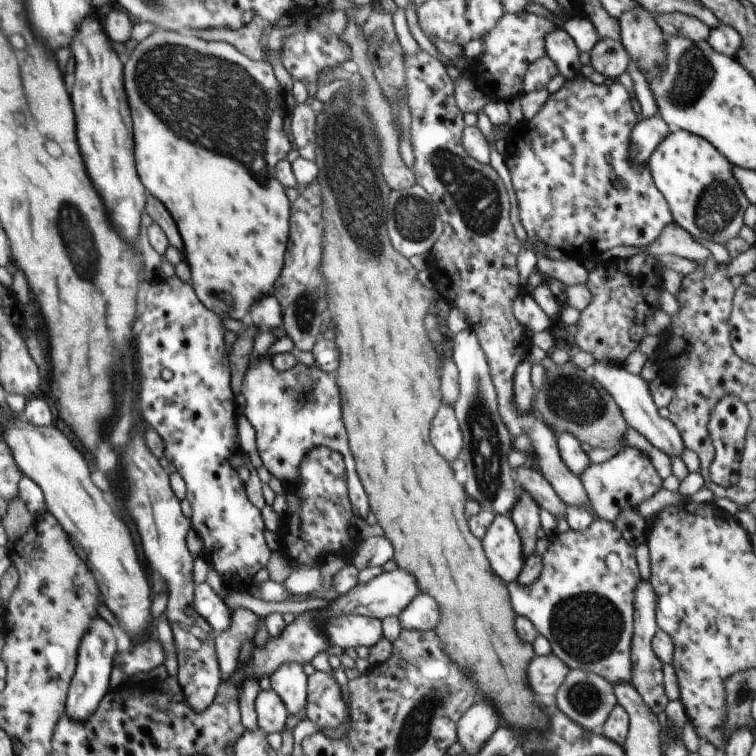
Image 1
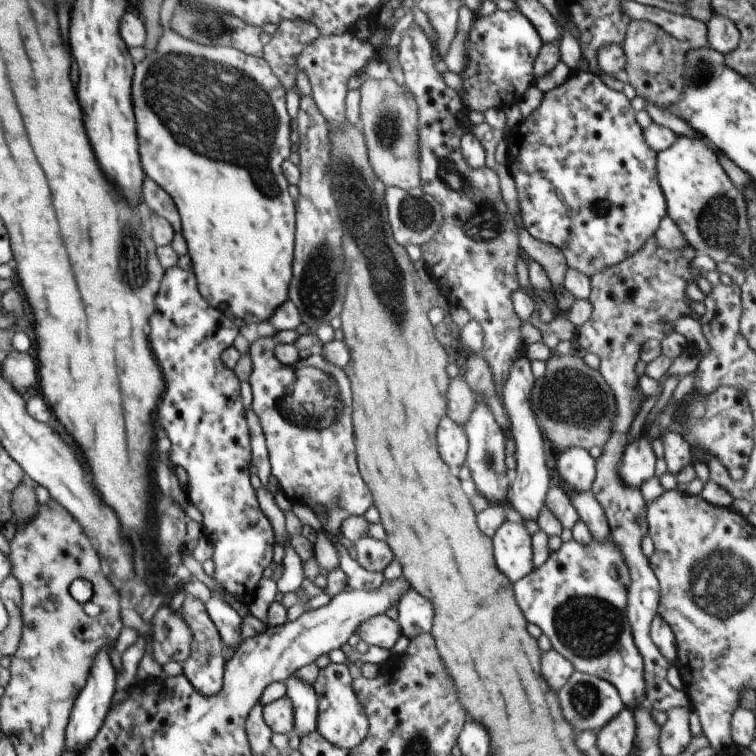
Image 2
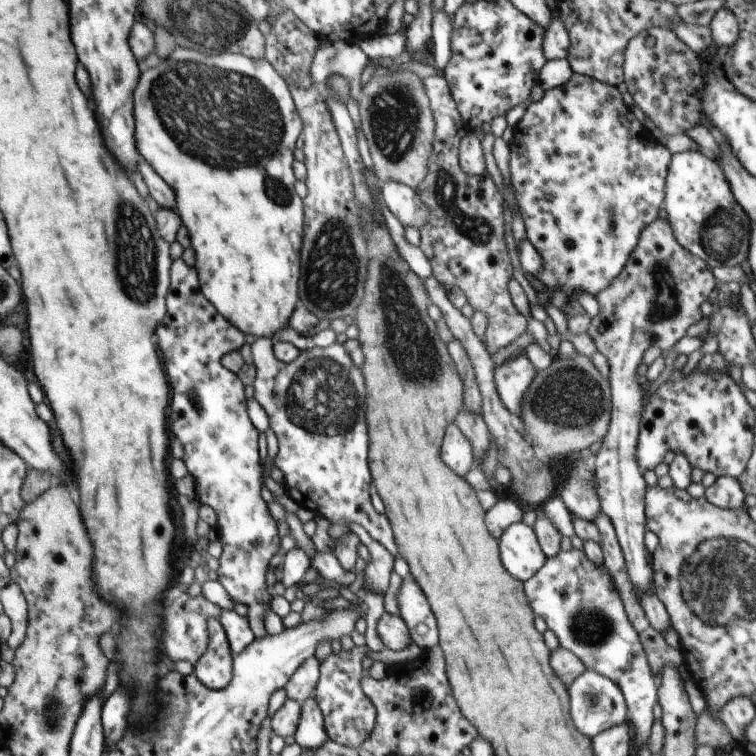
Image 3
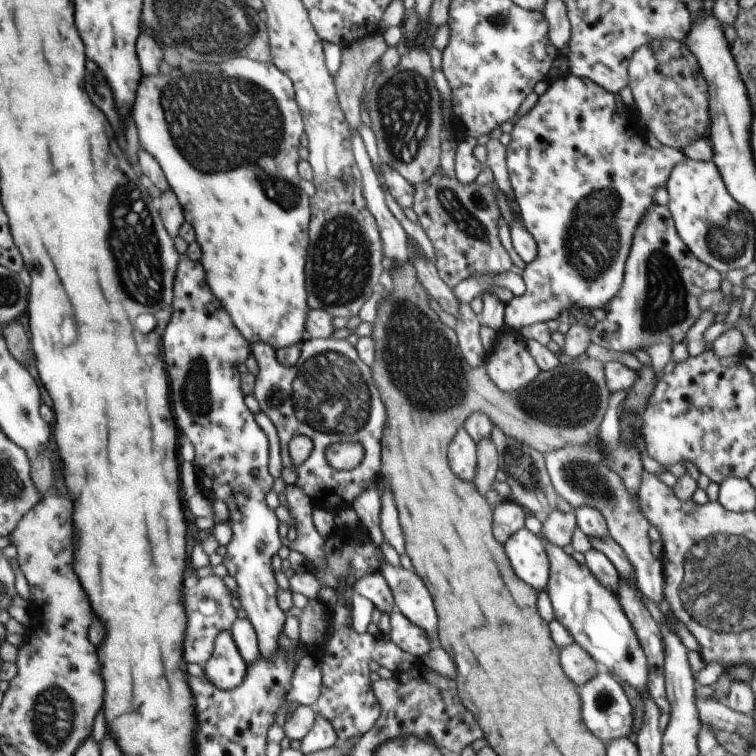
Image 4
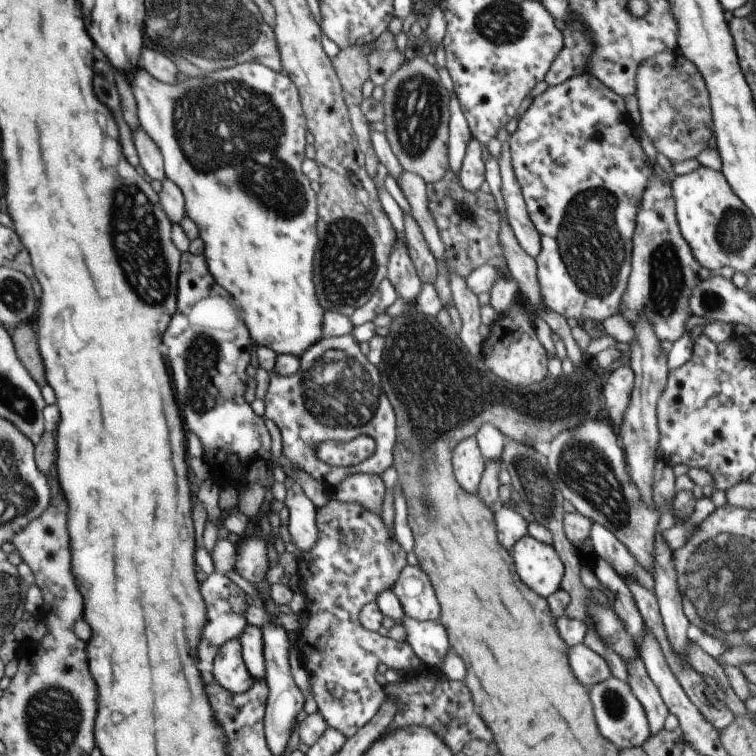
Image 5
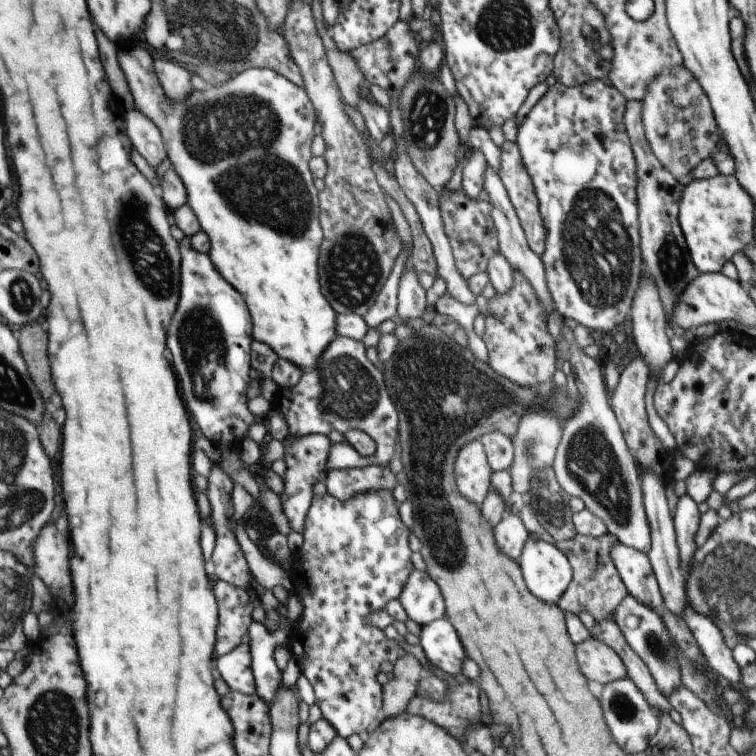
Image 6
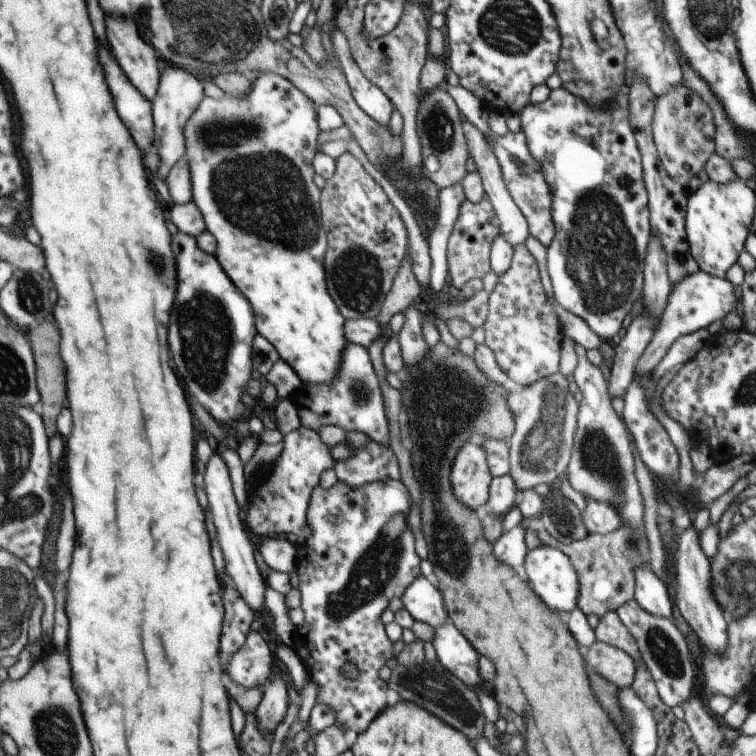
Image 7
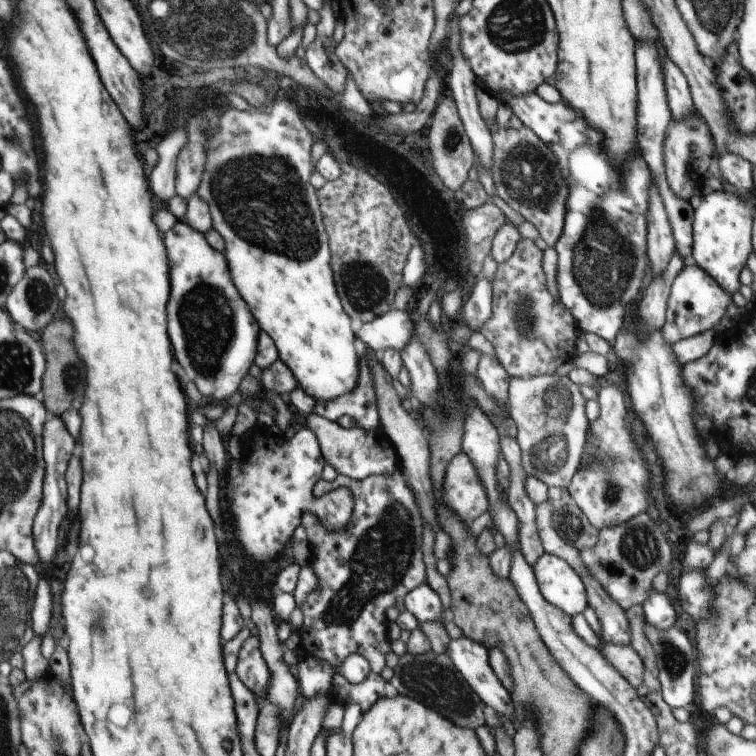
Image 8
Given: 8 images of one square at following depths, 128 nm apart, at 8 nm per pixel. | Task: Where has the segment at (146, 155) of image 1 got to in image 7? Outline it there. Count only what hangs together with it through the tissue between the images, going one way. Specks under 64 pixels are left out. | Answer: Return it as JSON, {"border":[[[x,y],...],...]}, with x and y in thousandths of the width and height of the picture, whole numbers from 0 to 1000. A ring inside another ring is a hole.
{"border":[[[140,21],[140,48],[167,103],[193,132],[201,135],[208,130],[212,101],[204,63],[183,48],[180,32],[161,21]],[[353,95],[335,107],[323,130],[310,130],[302,123],[291,132],[272,127],[243,167],[243,208],[251,217],[254,266],[267,280],[274,306],[286,315],[283,337],[332,402],[340,439],[362,458],[370,475],[389,488],[401,508],[439,505],[450,489],[452,466],[462,454],[455,442],[458,422],[442,405],[431,381],[429,333],[433,323],[423,286],[425,251],[413,238],[414,209],[425,173],[418,143],[386,108]]]}

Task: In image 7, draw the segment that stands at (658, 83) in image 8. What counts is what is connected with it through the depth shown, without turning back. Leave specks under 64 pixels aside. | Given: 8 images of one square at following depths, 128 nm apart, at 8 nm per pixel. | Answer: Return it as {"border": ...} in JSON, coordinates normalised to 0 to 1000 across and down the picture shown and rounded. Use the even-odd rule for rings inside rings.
{"border":[[[839,103],[839,108],[829,116],[832,123],[832,159],[849,206],[852,243],[857,254],[857,278],[860,278],[861,312],[868,312],[878,323],[884,365],[889,376],[905,370],[907,365],[925,357],[923,348],[915,339],[907,310],[907,272],[910,272],[909,249],[884,233],[881,224],[870,206],[870,198],[862,177],[862,153],[865,153],[865,135],[868,124],[857,116],[854,106]]]}

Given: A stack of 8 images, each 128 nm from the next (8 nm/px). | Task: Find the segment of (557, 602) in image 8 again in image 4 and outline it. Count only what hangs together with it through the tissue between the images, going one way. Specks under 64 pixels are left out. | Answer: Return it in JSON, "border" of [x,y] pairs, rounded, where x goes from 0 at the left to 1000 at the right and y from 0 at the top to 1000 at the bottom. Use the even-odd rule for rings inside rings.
{"border":[[[696,697],[688,698],[667,720],[669,735],[685,765],[706,775],[712,783],[725,775],[728,767],[728,741],[720,725],[721,716]]]}

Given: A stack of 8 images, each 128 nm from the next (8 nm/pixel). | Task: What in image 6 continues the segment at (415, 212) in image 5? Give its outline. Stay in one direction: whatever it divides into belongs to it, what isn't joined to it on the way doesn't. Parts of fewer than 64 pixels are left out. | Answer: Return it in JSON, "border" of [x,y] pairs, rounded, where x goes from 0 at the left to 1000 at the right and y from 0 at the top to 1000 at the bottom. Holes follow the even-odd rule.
{"border":[[[528,25],[522,34],[513,40],[505,50],[496,53],[495,56],[487,57],[483,61],[471,63],[463,69],[464,74],[471,79],[475,93],[484,106],[492,111],[497,111],[505,115],[513,122],[517,130],[517,144],[515,147],[516,169],[524,181],[524,200],[526,209],[524,209],[521,217],[521,226],[524,238],[529,243],[529,249],[537,254],[540,265],[546,267],[553,286],[561,299],[561,307],[563,312],[569,315],[571,323],[571,331],[578,347],[578,362],[587,368],[590,373],[591,388],[598,392],[602,397],[610,398],[611,402],[622,405],[630,399],[630,393],[624,389],[622,380],[619,378],[618,370],[614,370],[606,360],[606,353],[602,348],[602,341],[598,333],[598,327],[593,313],[587,304],[587,296],[585,286],[582,283],[582,267],[579,267],[581,257],[574,246],[566,242],[566,238],[550,225],[546,216],[541,212],[536,189],[533,185],[534,167],[530,159],[530,149],[525,138],[526,127],[532,120],[532,116],[538,111],[538,107],[544,103],[548,95],[553,91],[553,73],[554,63],[550,56],[549,42],[542,38],[541,29]]]}

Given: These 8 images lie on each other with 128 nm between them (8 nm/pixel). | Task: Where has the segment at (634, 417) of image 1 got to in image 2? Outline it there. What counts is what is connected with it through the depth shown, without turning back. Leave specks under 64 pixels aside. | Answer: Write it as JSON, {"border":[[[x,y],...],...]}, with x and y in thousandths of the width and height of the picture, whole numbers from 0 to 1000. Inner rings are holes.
{"border":[[[881,569],[873,574],[873,582],[878,590],[880,610],[886,627],[894,630],[905,616],[919,610],[919,599],[915,598],[915,591],[902,574]]]}

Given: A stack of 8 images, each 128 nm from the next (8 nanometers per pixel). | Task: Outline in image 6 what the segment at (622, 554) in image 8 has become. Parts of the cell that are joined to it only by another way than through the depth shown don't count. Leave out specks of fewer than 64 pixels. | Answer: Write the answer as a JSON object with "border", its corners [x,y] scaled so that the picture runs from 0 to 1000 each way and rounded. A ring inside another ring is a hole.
{"border":[[[800,705],[796,710],[762,708],[751,716],[733,717],[734,722],[754,743],[758,755],[755,772],[735,799],[743,811],[765,813],[767,808],[772,807],[791,823],[810,815],[810,811],[825,795],[832,784],[806,735],[806,726],[813,718],[820,717],[806,705]]]}

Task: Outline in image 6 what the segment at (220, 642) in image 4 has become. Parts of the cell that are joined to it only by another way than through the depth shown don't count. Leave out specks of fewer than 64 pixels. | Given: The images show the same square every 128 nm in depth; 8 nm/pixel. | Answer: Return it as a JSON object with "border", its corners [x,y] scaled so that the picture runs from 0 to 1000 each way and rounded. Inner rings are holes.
{"border":[[[317,852],[304,864],[286,873],[286,882],[292,898],[302,906],[304,914],[320,919],[339,917],[335,888],[332,886],[332,866],[329,852]]]}

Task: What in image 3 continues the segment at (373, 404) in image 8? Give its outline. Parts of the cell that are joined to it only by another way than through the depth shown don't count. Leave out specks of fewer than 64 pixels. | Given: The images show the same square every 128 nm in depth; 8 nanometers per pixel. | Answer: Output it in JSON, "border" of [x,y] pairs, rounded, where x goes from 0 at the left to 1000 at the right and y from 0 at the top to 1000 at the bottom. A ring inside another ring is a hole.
{"border":[[[339,447],[332,455],[337,499],[335,505],[336,529],[349,540],[357,556],[357,566],[368,581],[368,601],[364,615],[373,622],[373,638],[380,653],[397,671],[411,675],[434,688],[434,706],[444,717],[463,702],[463,693],[476,693],[489,709],[521,733],[524,720],[519,712],[516,693],[508,680],[500,680],[489,667],[489,624],[487,624],[487,577],[484,556],[479,553],[479,526],[484,524],[479,492],[458,471],[452,455],[439,454],[433,459],[415,458],[399,463],[397,471],[385,480],[364,472],[362,451],[356,447]]]}

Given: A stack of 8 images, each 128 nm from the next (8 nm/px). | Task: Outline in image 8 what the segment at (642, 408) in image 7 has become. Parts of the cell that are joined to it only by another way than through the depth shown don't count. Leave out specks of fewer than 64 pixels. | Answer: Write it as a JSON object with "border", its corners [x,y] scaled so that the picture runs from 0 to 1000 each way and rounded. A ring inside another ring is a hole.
{"border":[[[918,345],[909,347],[889,373],[880,426],[874,434],[878,450],[890,456],[899,448],[944,435],[952,426],[952,421],[962,415],[960,409],[967,399],[970,398],[966,389],[958,386],[944,368],[921,351]]]}

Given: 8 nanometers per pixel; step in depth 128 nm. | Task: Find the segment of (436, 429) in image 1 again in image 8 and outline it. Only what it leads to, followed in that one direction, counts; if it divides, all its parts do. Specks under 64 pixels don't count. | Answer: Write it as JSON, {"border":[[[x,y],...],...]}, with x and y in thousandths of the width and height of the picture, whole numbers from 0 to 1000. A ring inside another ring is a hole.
{"border":[[[608,597],[590,616],[585,659],[587,667],[619,693],[647,675],[643,648],[619,601]]]}

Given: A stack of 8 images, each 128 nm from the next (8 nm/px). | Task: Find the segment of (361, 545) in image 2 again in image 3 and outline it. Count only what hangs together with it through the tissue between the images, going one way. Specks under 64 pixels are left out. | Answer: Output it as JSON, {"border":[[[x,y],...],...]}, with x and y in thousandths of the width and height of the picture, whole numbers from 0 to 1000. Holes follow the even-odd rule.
{"border":[[[463,693],[463,702],[474,708],[476,717],[489,730],[489,741],[487,741],[483,750],[478,751],[484,772],[487,772],[489,780],[507,790],[513,779],[516,759],[519,759],[521,734],[513,730],[509,722],[497,717],[476,693]]]}

